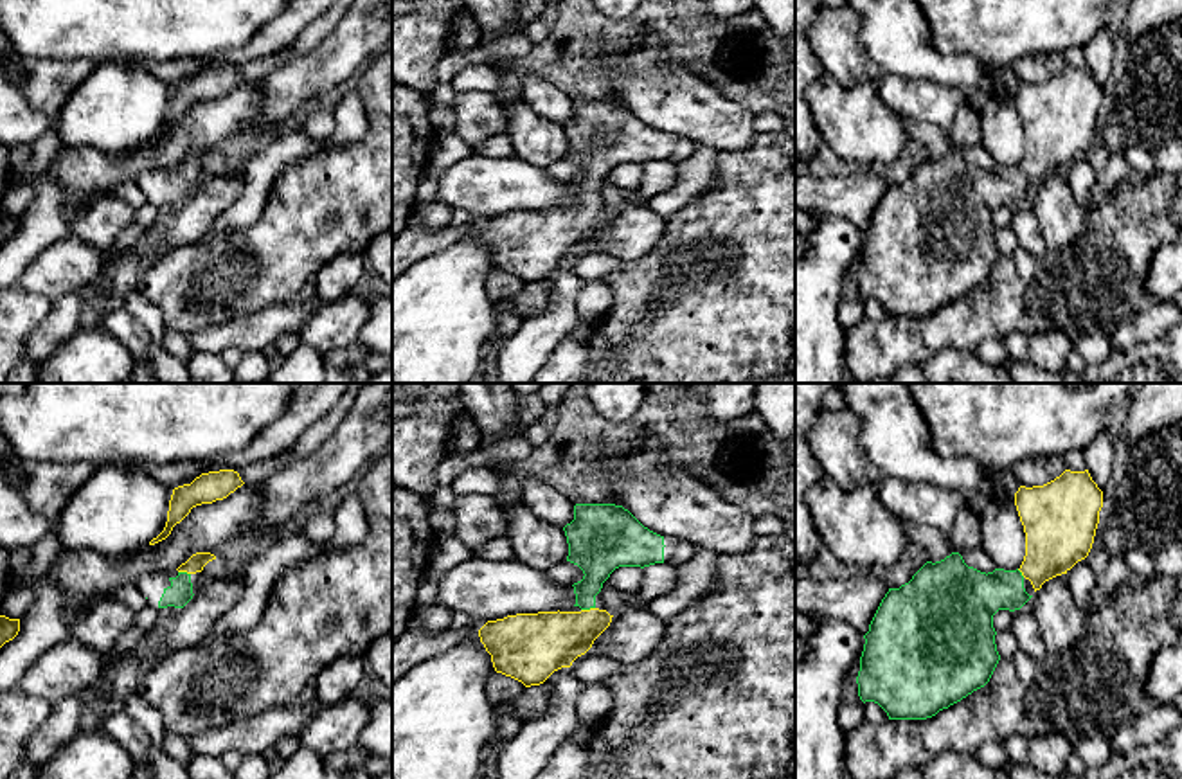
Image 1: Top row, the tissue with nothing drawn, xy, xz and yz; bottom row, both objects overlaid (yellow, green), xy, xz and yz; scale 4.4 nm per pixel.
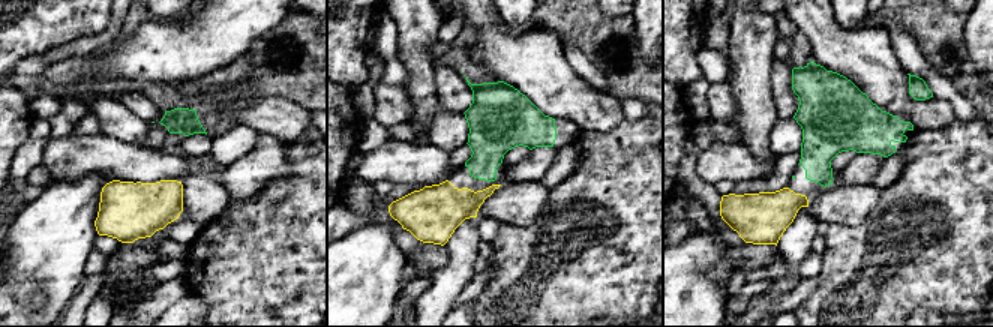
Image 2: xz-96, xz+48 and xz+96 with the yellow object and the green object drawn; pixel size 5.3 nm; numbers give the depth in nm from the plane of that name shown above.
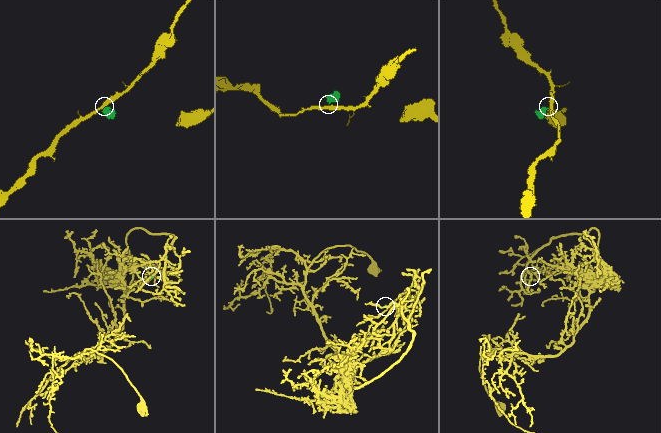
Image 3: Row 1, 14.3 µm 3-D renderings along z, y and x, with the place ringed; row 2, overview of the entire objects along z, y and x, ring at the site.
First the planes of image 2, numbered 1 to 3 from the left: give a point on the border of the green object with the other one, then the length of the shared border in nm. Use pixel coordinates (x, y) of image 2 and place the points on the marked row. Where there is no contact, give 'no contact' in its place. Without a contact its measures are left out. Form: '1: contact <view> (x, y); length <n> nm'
1: no contact
2: no contact
3: no contact

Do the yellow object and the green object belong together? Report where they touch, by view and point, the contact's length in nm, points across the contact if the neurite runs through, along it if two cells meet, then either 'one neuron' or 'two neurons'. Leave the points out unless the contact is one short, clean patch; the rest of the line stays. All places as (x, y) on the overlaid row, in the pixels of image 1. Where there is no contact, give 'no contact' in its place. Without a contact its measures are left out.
contact xz (587, 610); length 70 nm; way xz (542, 643), (560, 637), (587, 610), (598, 556); one neuron

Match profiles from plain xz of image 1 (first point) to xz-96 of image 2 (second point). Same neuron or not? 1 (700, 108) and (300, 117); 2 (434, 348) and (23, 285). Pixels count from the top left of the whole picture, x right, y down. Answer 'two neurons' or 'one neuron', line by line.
1: one neuron
2: one neuron

